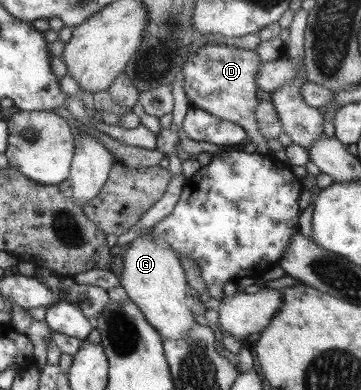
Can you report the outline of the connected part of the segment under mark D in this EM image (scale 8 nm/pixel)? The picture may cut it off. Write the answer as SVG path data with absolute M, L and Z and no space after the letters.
M230 43L206 44L196 50L196 55L189 55L181 67L183 90L190 105L206 111L206 113L219 120L229 121L239 125L247 135L246 141L250 141L256 146L255 151L258 154L271 155L272 151L268 149L266 139L260 135L256 125L256 117L254 117L256 104L258 104L258 99L256 99L256 72L258 72L258 66L260 64L262 64L262 61L256 55L255 50L238 48Z

